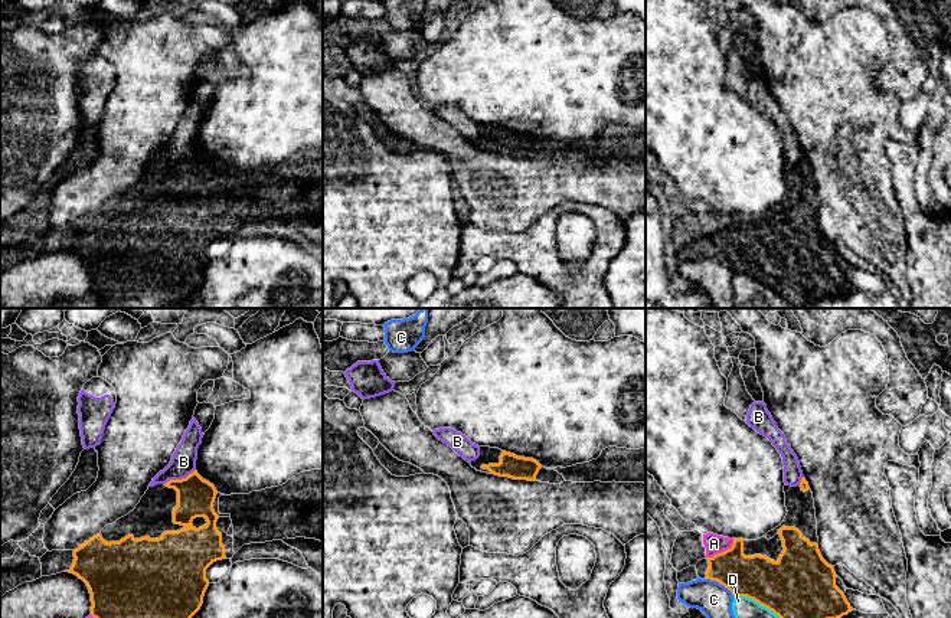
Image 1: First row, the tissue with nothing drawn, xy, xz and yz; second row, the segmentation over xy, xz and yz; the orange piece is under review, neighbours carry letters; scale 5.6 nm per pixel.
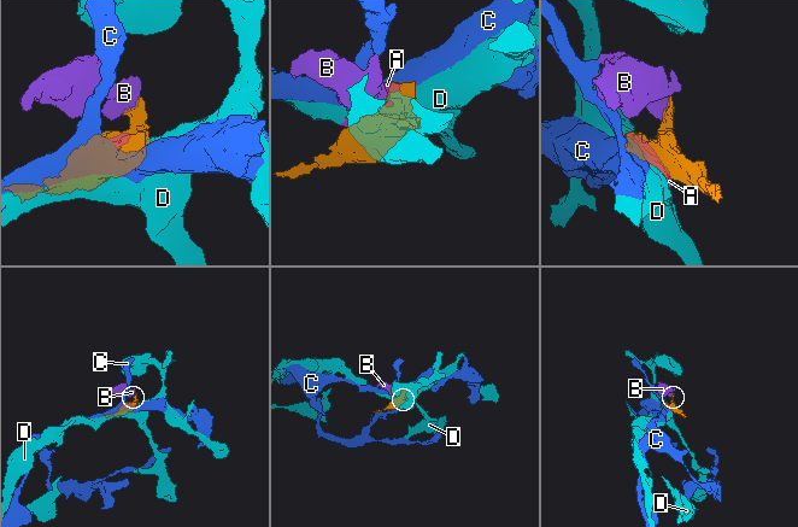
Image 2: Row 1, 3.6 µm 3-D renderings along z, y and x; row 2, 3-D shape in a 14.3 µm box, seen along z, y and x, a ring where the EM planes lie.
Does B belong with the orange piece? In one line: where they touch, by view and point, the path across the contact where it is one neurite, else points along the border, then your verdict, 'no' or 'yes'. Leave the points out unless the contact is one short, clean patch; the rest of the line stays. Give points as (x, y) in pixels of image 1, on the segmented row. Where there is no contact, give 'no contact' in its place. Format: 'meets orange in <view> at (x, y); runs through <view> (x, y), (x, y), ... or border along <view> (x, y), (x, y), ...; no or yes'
meets orange in xy at (179, 480); border along xy (195, 468), (185, 477), (170, 478), (164, 484); no

